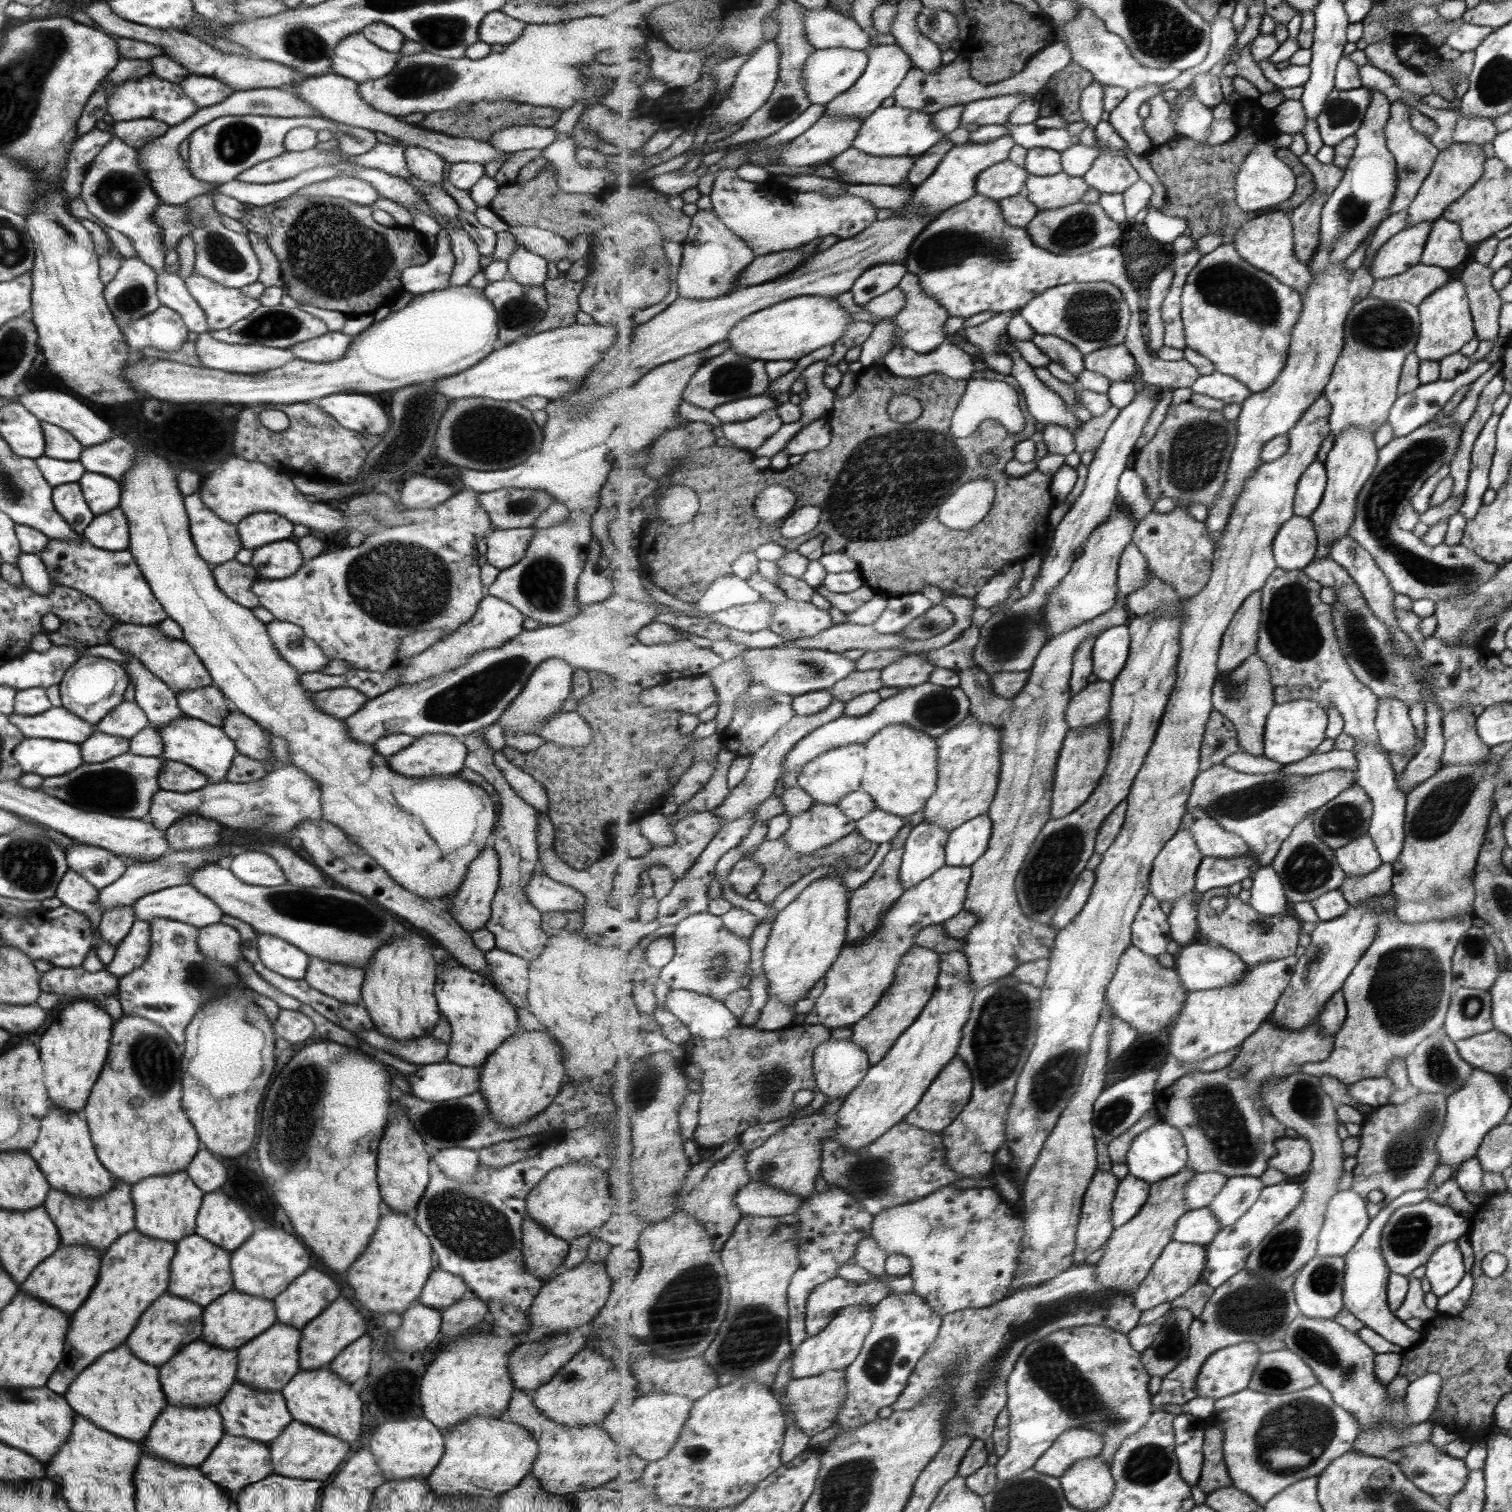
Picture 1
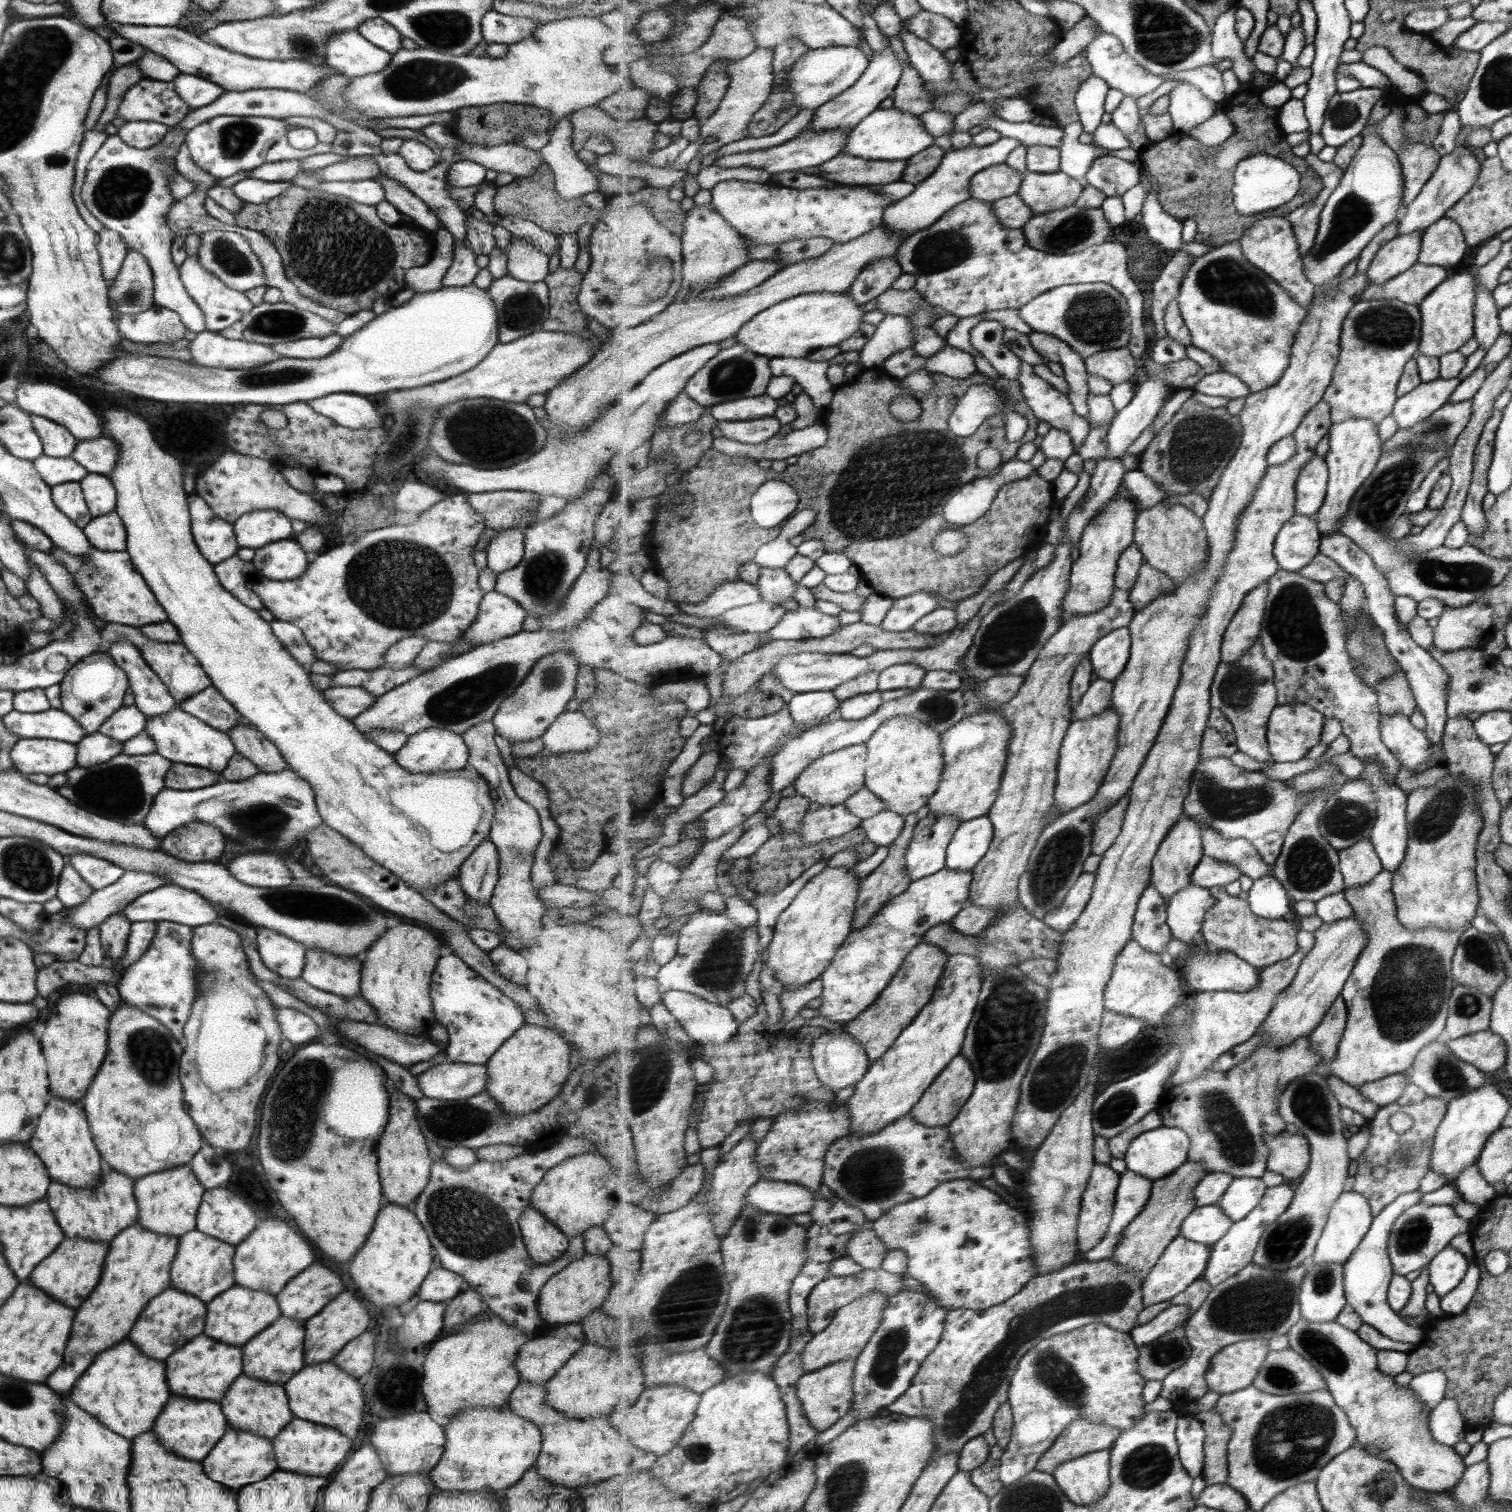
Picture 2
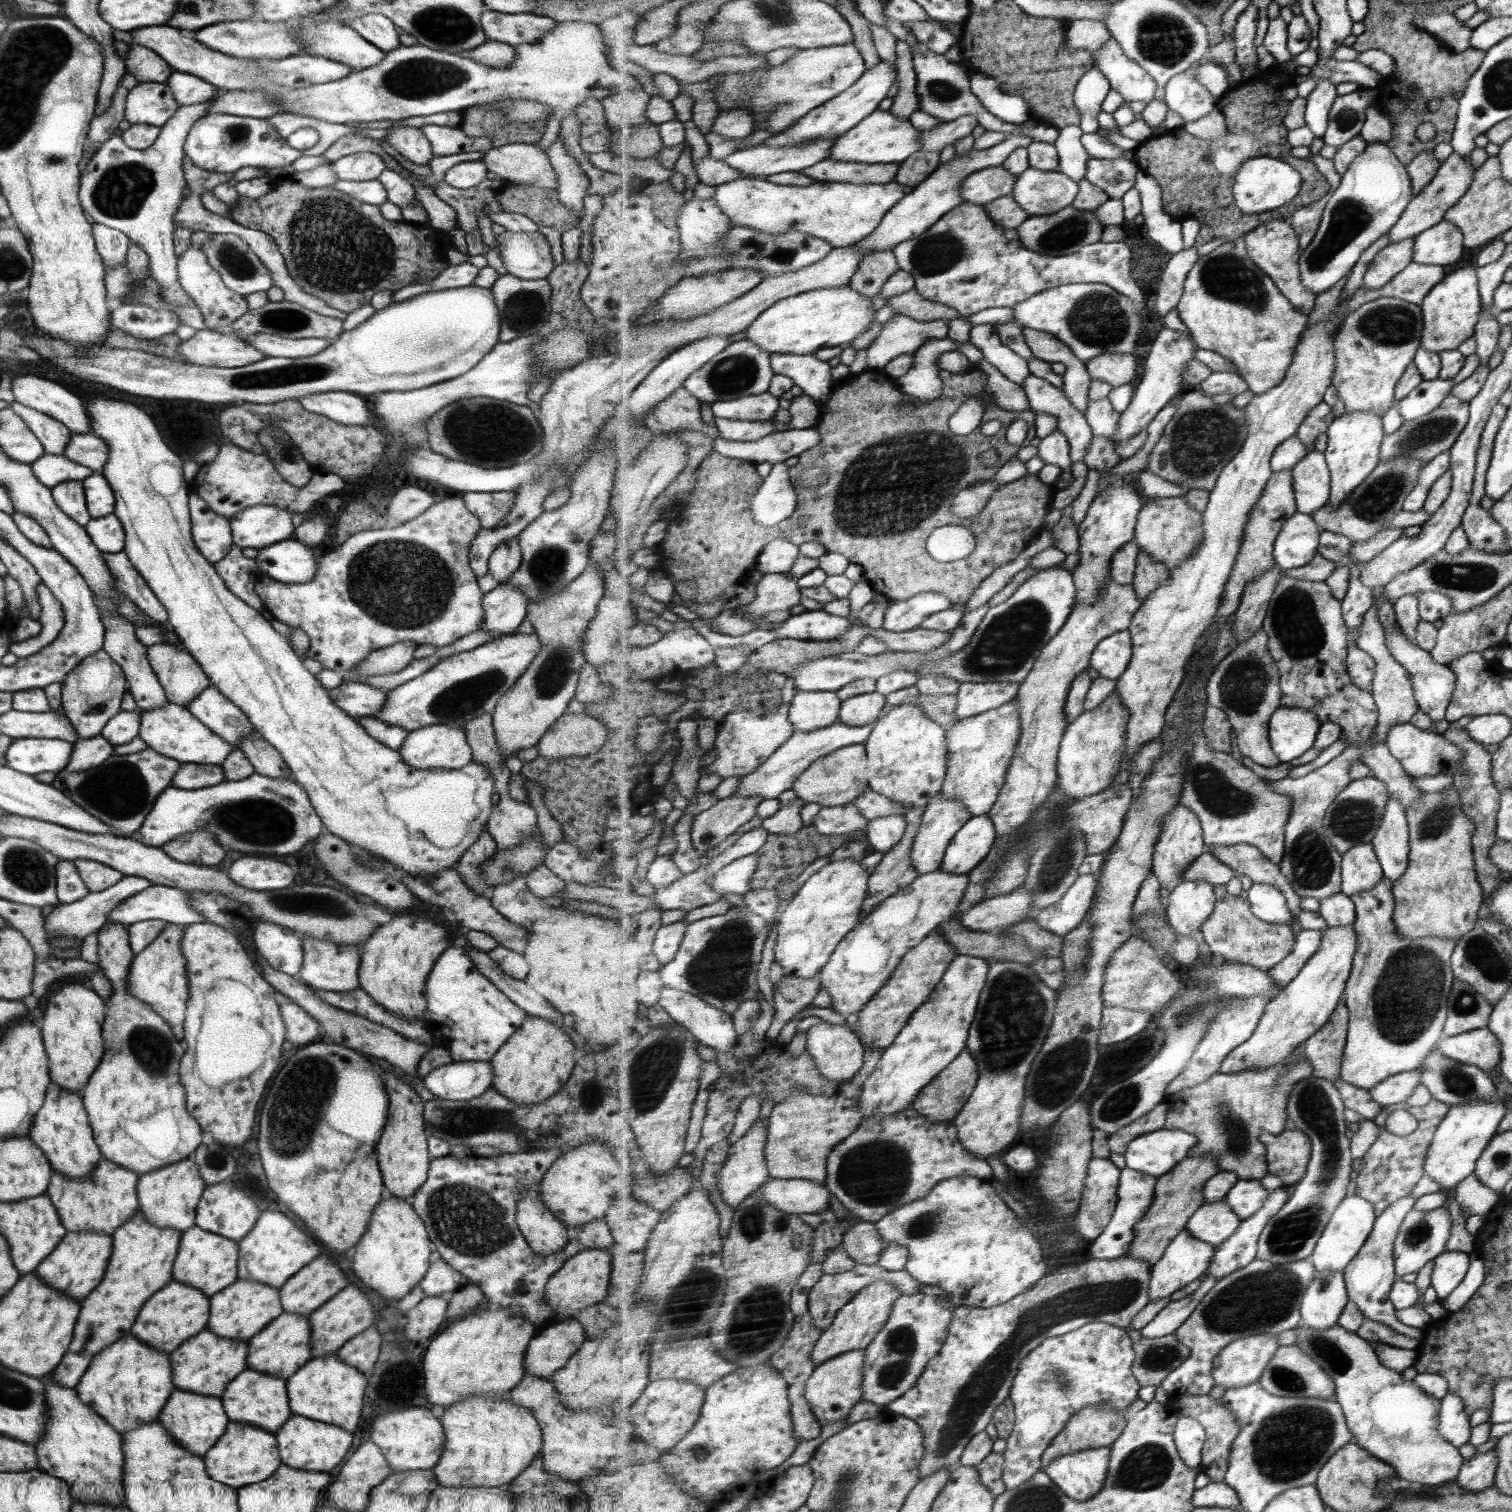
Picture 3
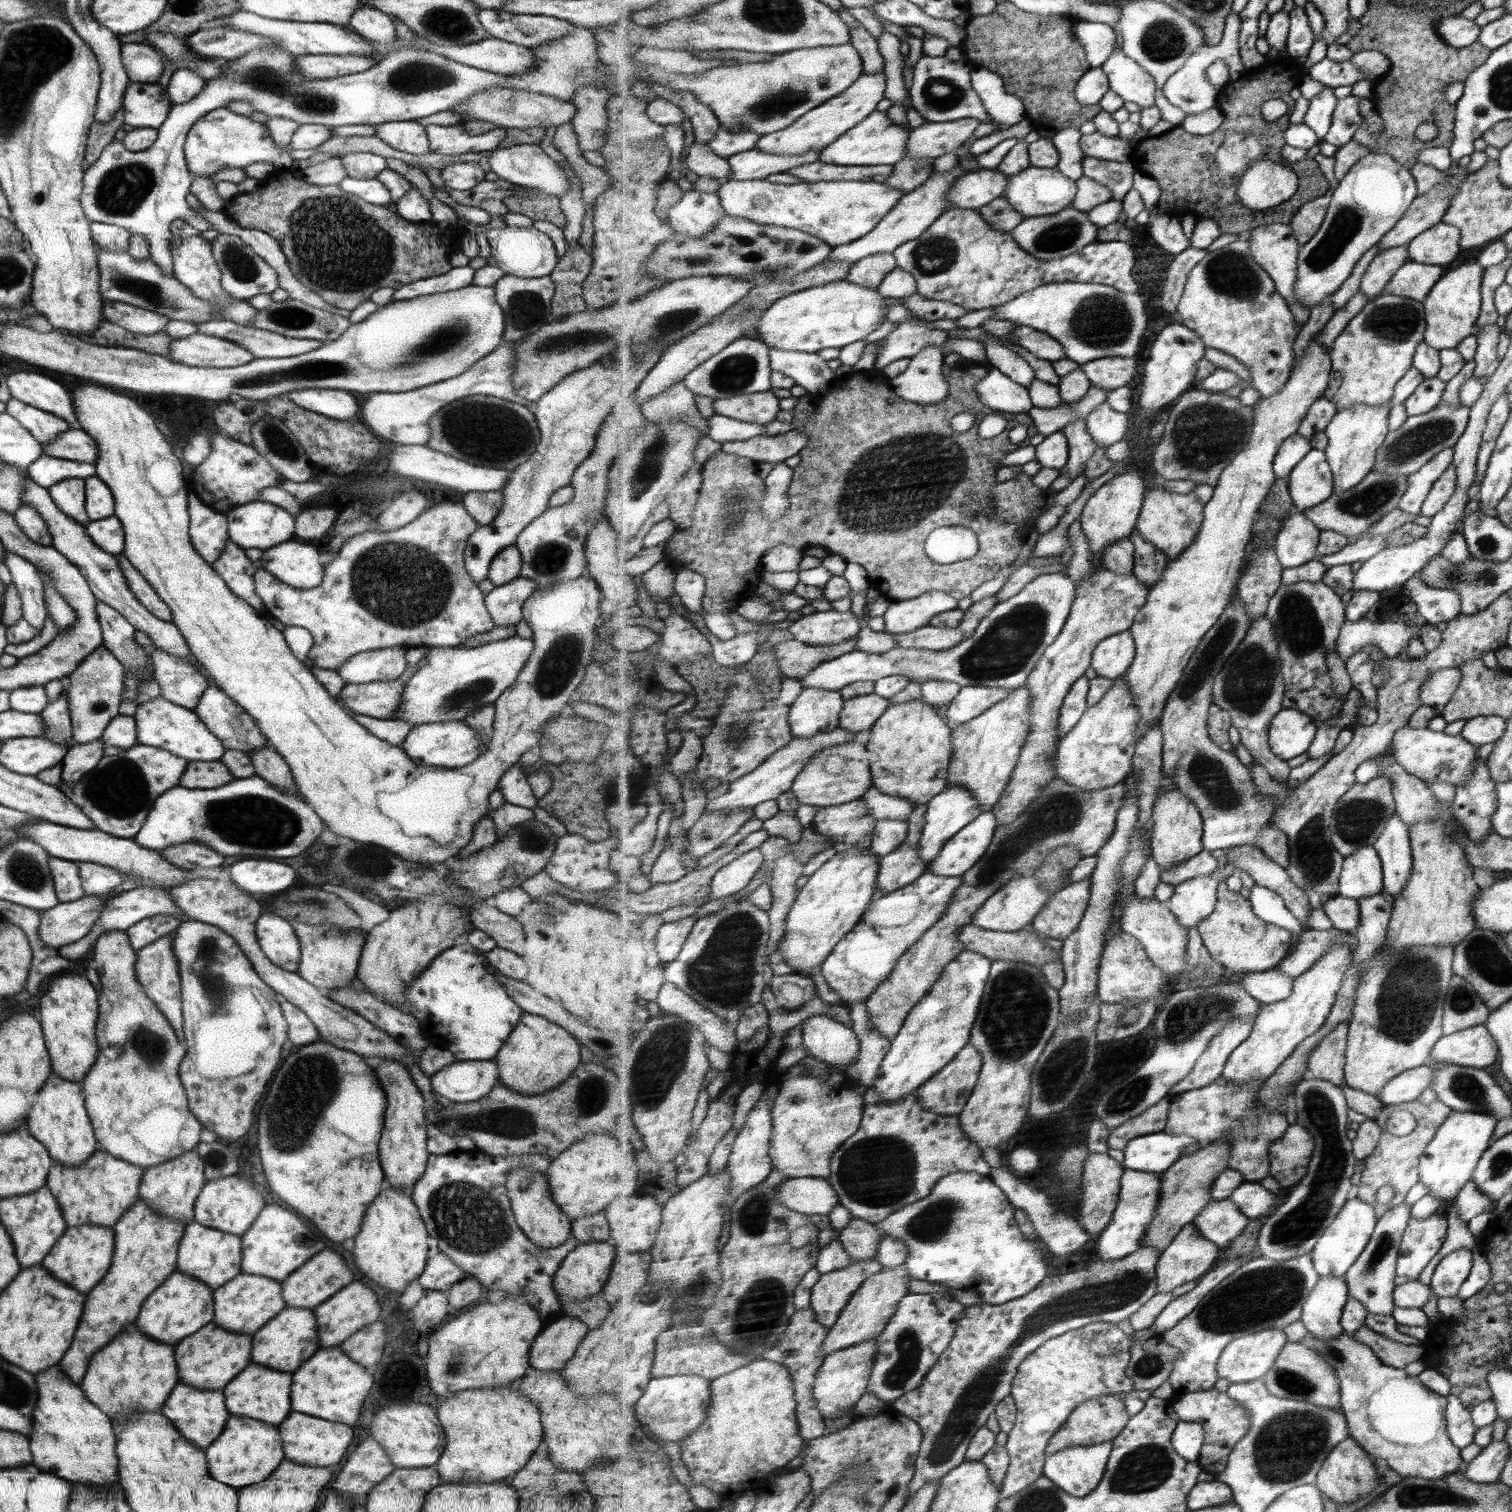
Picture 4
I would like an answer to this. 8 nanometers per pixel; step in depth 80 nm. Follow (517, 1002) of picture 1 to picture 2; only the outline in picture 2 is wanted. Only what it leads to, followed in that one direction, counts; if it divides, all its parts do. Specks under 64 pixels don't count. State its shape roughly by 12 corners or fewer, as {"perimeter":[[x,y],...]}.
{"perimeter":[[500,943],[487,951],[496,971],[525,984],[527,963]]}

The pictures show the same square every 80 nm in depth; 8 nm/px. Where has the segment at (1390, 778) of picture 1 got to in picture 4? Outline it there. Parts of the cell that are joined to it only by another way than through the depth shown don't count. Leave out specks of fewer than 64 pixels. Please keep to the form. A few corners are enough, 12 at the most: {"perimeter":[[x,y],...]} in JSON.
{"perimeter":[[1393,814],[1374,847],[1396,901],[1412,867],[1409,829]]}

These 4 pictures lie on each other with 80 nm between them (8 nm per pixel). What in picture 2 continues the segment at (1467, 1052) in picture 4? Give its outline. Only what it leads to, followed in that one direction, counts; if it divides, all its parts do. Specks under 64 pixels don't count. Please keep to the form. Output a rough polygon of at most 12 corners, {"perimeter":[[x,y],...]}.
{"perimeter":[[1489,1029],[1444,1039],[1454,1057],[1490,1075],[1505,1044]]}

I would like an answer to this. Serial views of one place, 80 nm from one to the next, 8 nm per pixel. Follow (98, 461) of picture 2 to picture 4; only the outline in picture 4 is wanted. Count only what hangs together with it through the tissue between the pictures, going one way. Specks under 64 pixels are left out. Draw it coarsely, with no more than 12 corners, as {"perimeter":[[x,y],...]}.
{"perimeter":[[70,428],[41,445],[42,454],[96,464],[97,443]]}

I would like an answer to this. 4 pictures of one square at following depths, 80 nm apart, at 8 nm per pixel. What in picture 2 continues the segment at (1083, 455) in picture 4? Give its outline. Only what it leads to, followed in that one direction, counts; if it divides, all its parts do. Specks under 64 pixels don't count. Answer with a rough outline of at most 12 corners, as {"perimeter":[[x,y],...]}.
{"perimeter":[[1023,361],[1018,381],[1039,421],[1067,432],[1077,454],[1093,430],[1066,394]]}

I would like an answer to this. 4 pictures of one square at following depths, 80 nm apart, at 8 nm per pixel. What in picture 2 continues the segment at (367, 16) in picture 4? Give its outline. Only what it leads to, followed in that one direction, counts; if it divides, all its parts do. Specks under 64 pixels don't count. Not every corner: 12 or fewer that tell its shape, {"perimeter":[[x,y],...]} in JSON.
{"perimeter":[[382,18],[362,22],[356,31],[390,55],[402,36]]}

